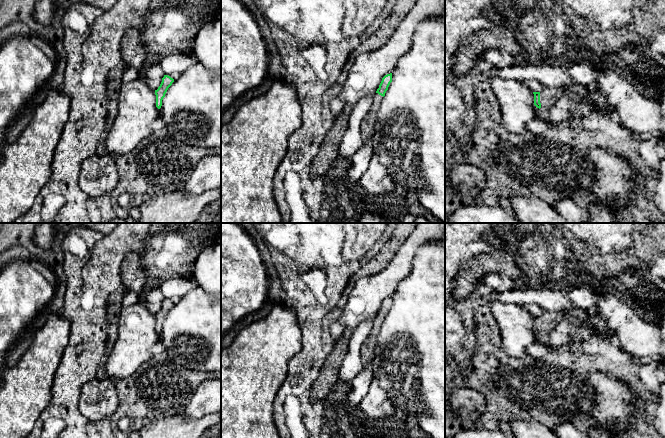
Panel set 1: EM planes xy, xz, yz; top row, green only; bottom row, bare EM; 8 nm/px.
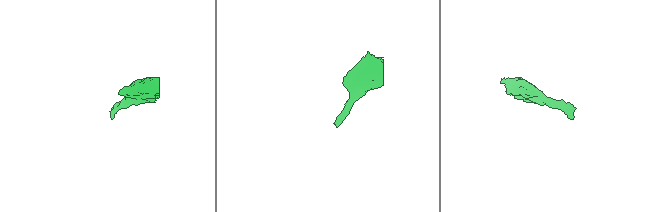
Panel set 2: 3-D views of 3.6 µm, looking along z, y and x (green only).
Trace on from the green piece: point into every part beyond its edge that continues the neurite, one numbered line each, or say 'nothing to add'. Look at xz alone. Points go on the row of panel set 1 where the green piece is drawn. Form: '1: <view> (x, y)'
1: xz (367, 126)

